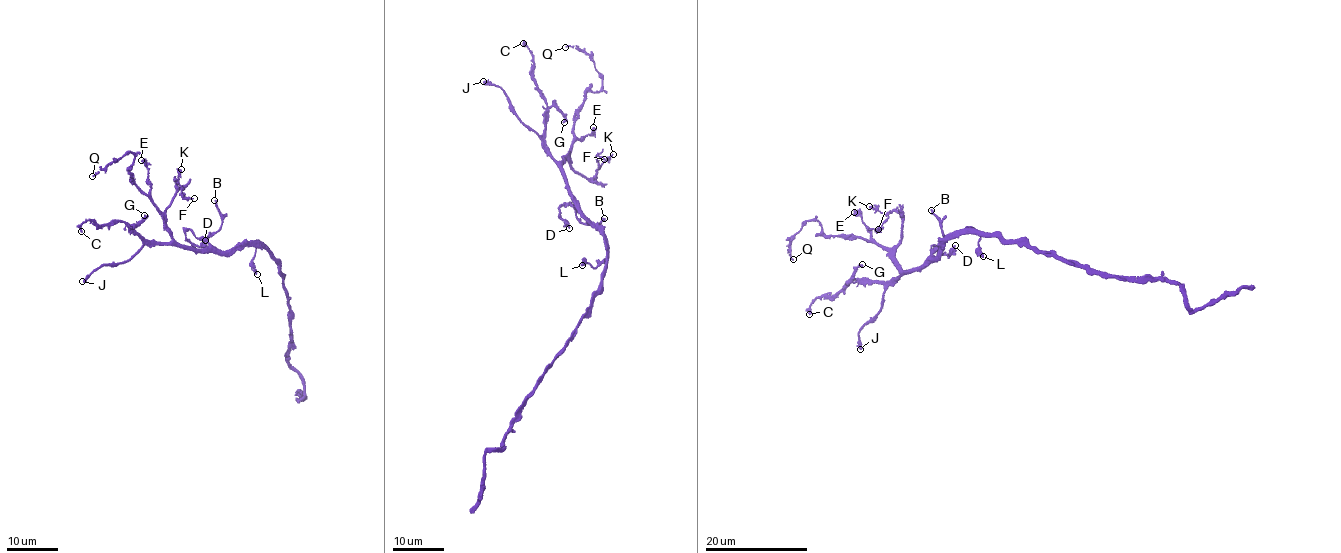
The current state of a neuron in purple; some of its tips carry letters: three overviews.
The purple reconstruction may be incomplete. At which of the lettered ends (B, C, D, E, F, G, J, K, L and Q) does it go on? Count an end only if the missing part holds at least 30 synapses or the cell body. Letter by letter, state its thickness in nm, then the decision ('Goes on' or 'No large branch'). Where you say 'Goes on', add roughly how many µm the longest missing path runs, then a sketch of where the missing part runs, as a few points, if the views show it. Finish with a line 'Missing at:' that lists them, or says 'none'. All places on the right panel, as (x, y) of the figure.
B: Thickness 240 nm. Goes on. Missing length about 8 µm. Course of what is missing: (931, 210), (912, 203), (905, 205)
C: Thickness 240 nm. No large branch
D: Thickness 220 nm. No large branch
E: Thickness 170 nm. No large branch
F: Thickness 240 nm. No large branch
G: Thickness 240 nm. No large branch
J: Thickness 320 nm. No large branch
K: Thickness 170 nm. No large branch
L: Thickness 320 nm. No large branch
Q: Thickness 200 nm. No large branch
Missing at: B

